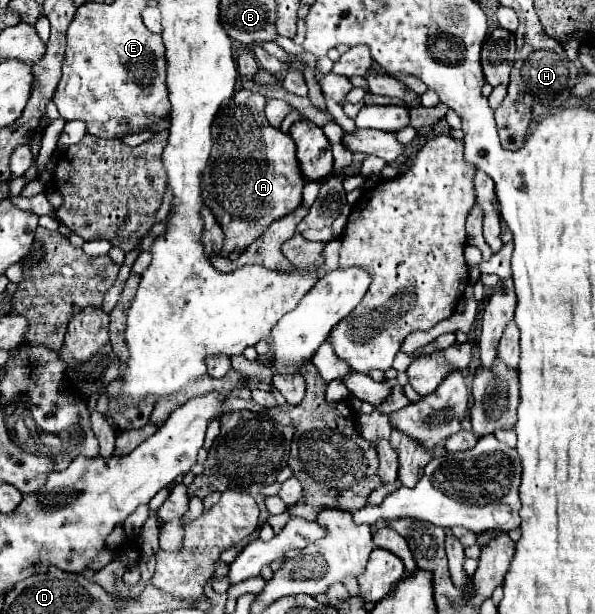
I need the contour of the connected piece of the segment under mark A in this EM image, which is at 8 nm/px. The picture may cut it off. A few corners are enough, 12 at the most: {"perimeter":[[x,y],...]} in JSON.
{"perimeter":[[240,89],[212,125],[204,205],[222,255],[296,211],[296,143]]}

